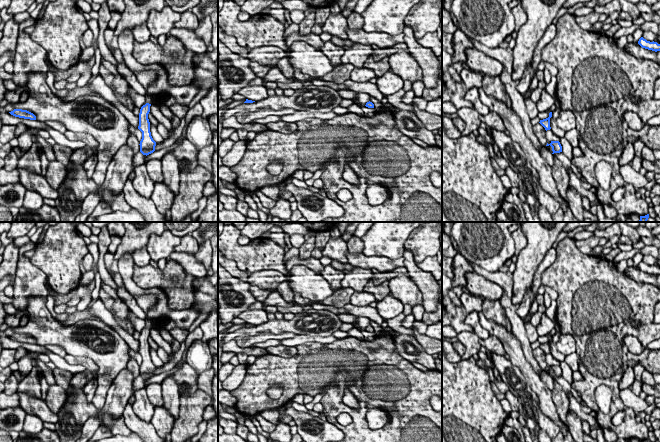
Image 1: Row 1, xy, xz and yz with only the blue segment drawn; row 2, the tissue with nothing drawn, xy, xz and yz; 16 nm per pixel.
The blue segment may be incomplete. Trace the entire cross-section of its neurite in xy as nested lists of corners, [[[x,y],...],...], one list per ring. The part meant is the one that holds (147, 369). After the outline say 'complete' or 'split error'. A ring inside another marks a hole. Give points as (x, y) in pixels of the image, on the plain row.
[[[146,317],[146,328],[143,329],[139,337],[139,350],[138,353],[142,356],[142,363],[140,365],[140,376],[143,379],[149,379],[155,375],[156,366],[153,364],[150,356],[150,346],[148,338],[152,327],[151,319]]]; split error

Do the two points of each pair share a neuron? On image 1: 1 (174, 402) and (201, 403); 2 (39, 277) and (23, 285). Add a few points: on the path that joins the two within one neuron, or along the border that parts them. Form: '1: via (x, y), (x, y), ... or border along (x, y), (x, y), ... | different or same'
1: border along (180, 396), (179, 414), (174, 419) | different
2: via (35, 279), (27, 284) | same

